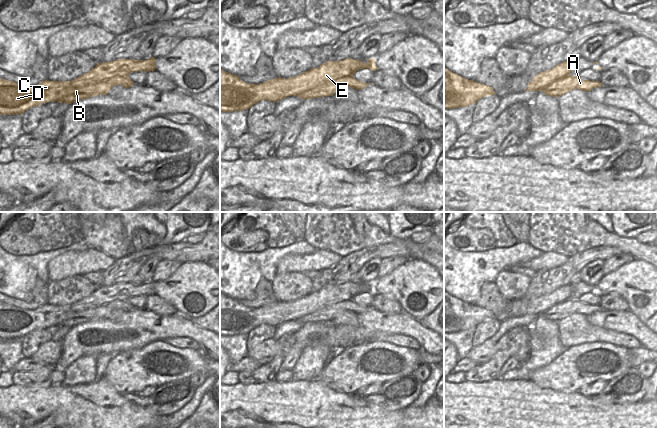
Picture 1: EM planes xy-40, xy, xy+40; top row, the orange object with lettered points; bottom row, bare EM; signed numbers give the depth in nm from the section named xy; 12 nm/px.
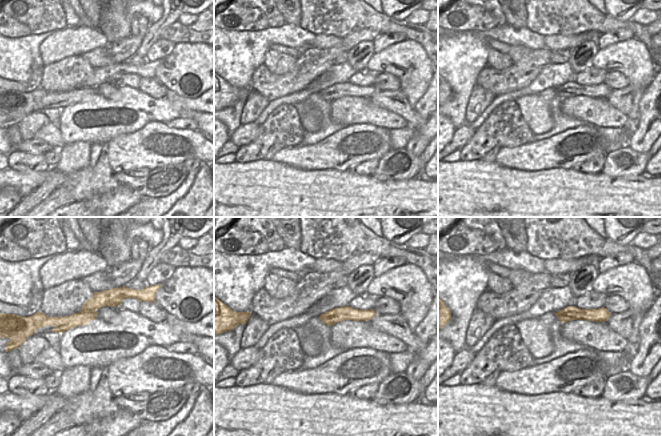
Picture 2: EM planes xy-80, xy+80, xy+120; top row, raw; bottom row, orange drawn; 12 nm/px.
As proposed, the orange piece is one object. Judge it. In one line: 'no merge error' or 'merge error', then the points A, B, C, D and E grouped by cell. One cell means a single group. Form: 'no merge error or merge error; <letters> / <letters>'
merge error; A B / C D E

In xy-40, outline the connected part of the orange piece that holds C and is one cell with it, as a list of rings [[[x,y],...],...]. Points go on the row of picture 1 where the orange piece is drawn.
[[[155,58],[145,60],[118,59],[108,63],[102,62],[71,81],[50,81],[48,79],[37,85],[21,85],[14,81],[0,79],[0,114],[22,115],[28,109],[63,99],[71,84],[84,84],[90,81],[106,81],[116,76],[128,76],[137,71],[155,71]]]

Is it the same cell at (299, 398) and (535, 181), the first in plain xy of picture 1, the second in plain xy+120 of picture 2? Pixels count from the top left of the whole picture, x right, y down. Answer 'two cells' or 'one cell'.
one cell

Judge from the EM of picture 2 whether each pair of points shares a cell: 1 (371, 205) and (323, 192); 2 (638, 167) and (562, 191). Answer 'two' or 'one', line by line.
1: one
2: two

